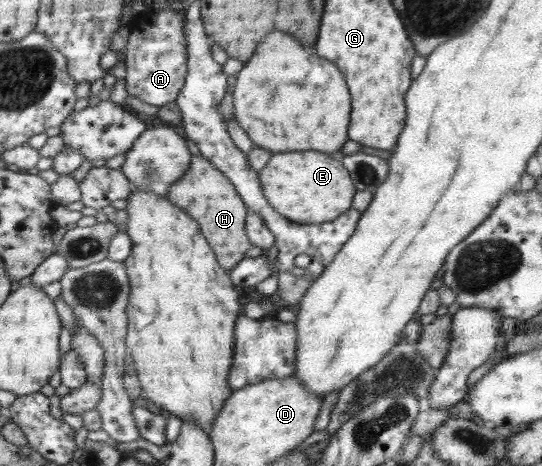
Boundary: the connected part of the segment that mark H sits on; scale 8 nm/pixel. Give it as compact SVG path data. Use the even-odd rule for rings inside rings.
M202 156L192 157L187 172L177 180L168 191L167 199L171 203L178 205L187 212L190 216L194 216L198 221L201 234L209 241L209 245L213 247L215 255L219 255L218 262L223 265L227 271L235 269L239 262L243 261L245 251L249 249L249 241L247 241L247 233L245 233L245 203L241 199L239 193L235 189L229 177L225 176L217 167L211 164L209 159Z

